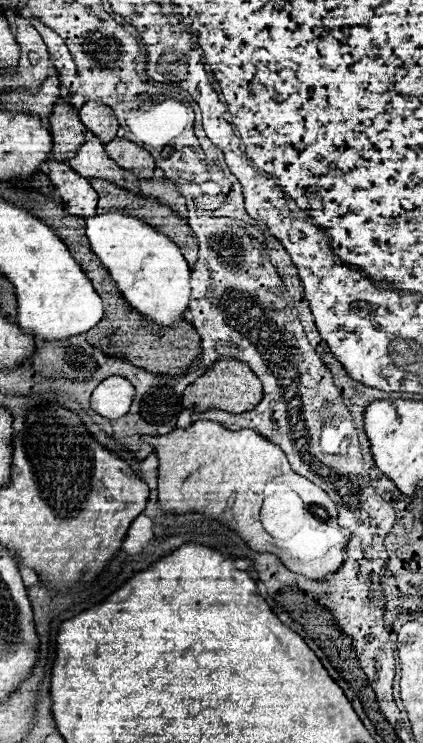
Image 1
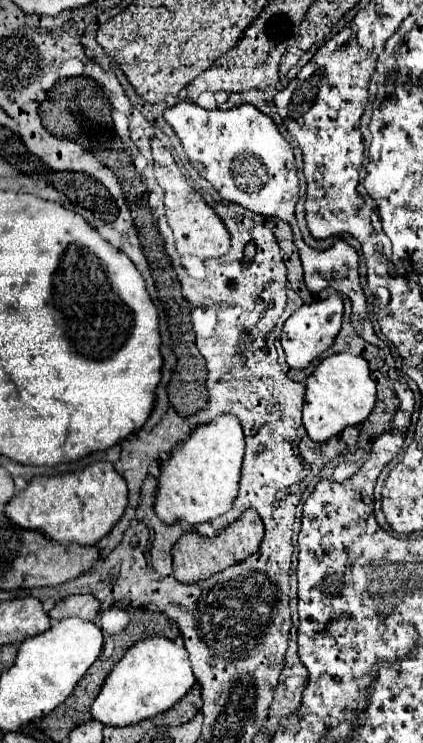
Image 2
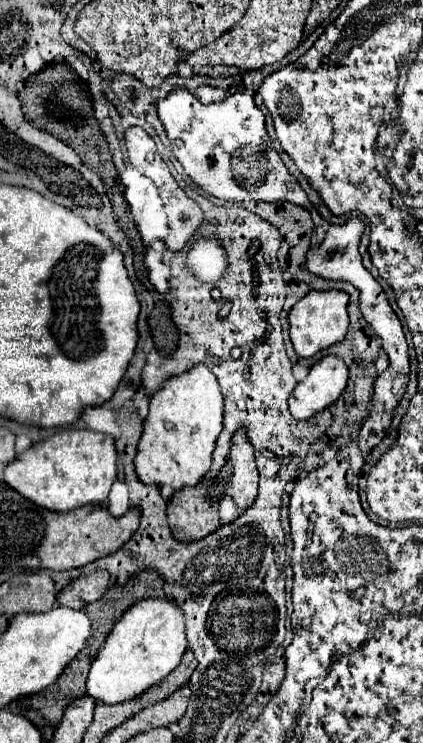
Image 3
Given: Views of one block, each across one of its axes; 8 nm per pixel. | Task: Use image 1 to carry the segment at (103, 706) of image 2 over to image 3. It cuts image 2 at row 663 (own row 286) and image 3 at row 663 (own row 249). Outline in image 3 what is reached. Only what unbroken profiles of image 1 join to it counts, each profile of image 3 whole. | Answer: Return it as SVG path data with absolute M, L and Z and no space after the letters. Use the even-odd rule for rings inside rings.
M172 598L138 600L120 616L112 632L106 636L100 652L92 660L86 680L86 694L106 704L118 704L140 696L180 664L186 648L184 610L178 602Z

